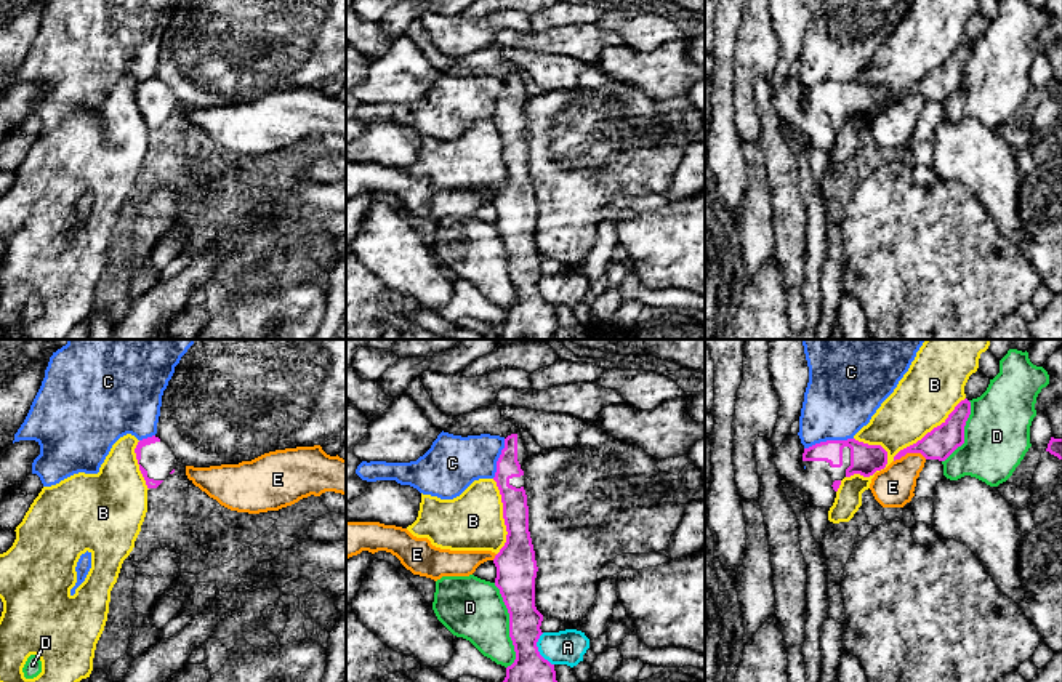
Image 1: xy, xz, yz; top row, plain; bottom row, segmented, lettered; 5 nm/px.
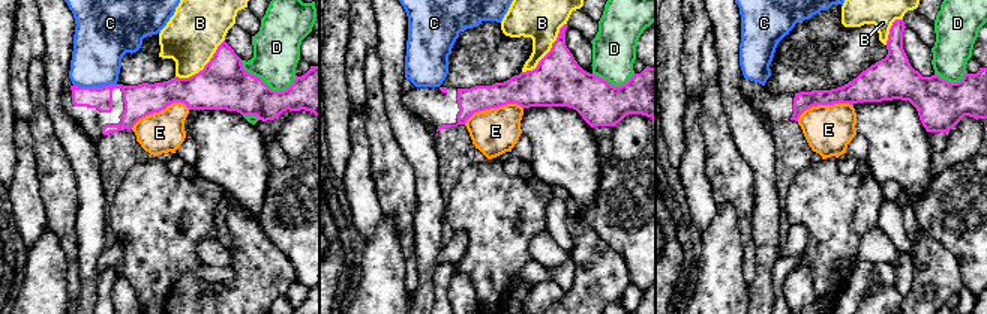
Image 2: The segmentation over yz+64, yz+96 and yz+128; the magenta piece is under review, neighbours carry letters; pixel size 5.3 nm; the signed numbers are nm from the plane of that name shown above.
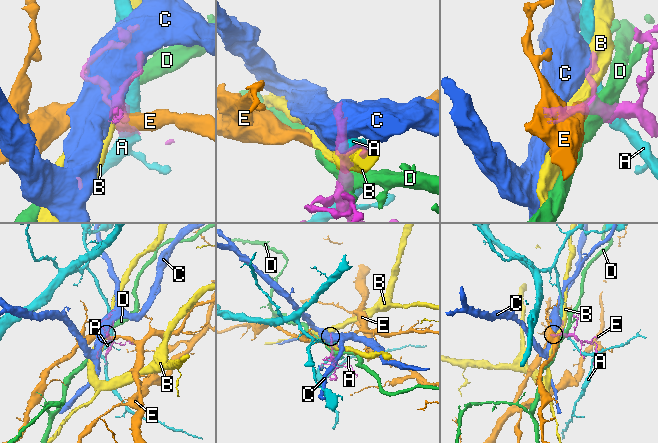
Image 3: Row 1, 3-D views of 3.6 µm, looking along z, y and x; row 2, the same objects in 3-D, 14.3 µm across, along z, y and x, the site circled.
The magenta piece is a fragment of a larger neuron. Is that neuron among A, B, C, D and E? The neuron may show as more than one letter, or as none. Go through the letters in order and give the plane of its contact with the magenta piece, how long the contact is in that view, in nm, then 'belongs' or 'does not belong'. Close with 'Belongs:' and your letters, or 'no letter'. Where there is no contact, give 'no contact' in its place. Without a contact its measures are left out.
A: xz | 180 nm | does not belong
B: yz | 260 nm | does not belong
C: yz | 260 nm | does not belong
D: xz | 440 nm | does not belong
E: yz | 170 nm | does not belong
Belongs: no letter

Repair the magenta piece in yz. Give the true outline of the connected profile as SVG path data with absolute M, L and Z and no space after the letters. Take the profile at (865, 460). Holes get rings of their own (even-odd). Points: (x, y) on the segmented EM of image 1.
M790 434L774 450L774 461L780 475L804 490L814 506L830 511L841 480L854 474L870 477L884 469L887 451L855 439L827 440L806 448L799 435Z

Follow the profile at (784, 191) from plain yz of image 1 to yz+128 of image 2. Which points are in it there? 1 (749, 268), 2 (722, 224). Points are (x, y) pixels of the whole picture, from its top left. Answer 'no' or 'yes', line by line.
1: yes
2: no

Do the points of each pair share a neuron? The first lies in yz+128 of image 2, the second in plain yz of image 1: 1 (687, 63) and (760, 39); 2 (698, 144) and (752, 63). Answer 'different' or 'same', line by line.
1: same
2: different

